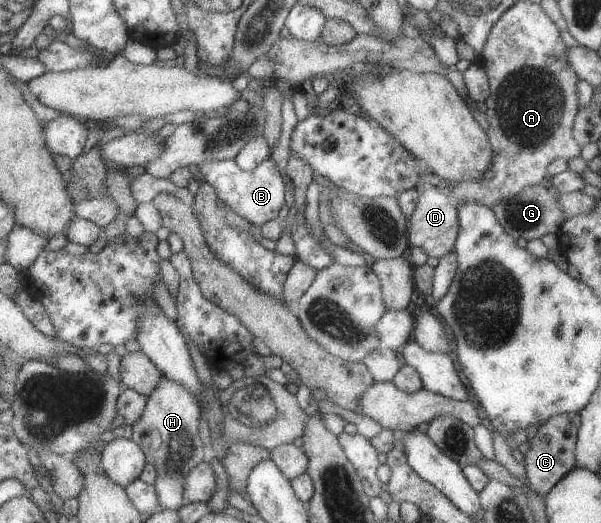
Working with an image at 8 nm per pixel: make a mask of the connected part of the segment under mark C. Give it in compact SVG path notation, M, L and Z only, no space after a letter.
M564 413L549 416L538 426L528 442L524 453L524 471L537 495L547 493L571 468L575 466L576 433L580 424L578 413Z

